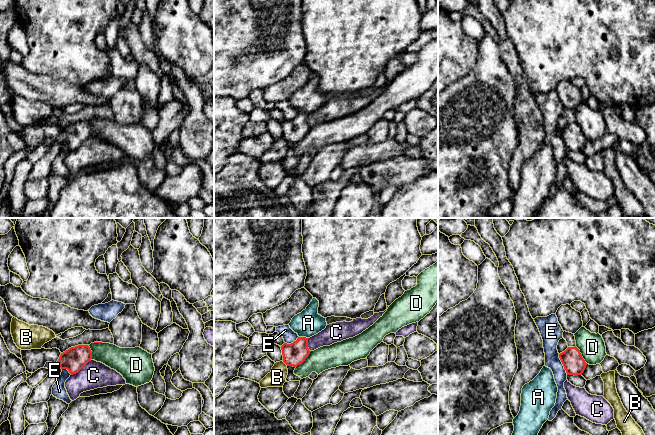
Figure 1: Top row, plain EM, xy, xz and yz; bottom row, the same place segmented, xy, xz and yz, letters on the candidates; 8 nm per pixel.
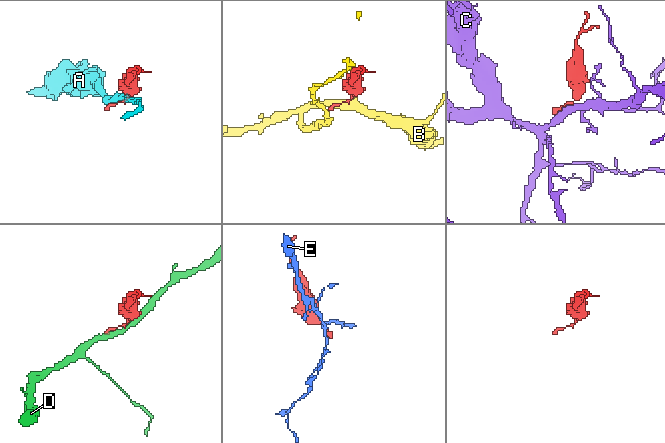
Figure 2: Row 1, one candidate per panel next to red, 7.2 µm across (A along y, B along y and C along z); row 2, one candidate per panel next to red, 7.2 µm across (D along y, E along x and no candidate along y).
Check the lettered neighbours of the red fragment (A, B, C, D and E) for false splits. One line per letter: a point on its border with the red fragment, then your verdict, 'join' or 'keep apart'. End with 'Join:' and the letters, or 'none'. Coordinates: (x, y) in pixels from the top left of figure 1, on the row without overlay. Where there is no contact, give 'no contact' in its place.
A: xz (304, 113) | keep apart
B: xz (285, 139) | keep apart
C: xy (81, 144) | keep apart
D: xz (304, 136) | keep apart
E: yz (562, 139) | keep apart
Join: none

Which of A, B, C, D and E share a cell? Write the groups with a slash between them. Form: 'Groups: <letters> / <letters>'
Groups: A / B / C / D / E

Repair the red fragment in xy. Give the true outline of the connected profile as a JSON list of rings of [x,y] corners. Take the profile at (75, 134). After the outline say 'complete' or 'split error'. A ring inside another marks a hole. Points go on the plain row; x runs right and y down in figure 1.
[[[88,121],[71,123],[61,129],[57,139],[59,144],[67,145],[71,151],[78,149],[92,135],[92,127]]]; complete

